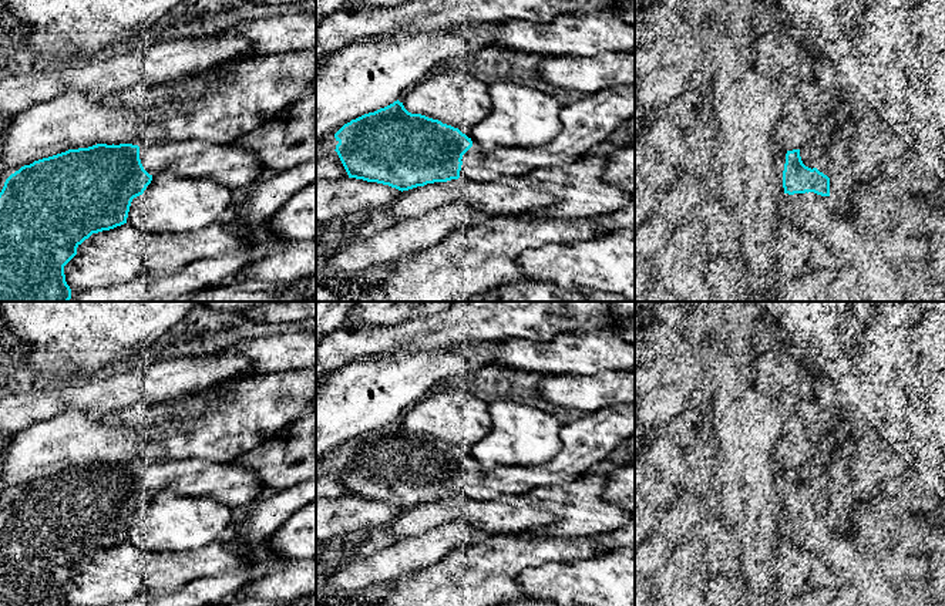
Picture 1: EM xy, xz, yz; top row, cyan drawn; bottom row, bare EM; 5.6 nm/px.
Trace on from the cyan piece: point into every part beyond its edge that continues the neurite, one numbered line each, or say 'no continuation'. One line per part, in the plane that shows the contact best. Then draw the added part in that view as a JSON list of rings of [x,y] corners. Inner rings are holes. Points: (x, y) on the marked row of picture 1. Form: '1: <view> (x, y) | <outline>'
1: yz (814, 155) | [[[813,141],[808,147],[800,149],[800,156],[806,166],[811,169],[817,168],[820,172],[830,178],[830,156],[825,147]]]

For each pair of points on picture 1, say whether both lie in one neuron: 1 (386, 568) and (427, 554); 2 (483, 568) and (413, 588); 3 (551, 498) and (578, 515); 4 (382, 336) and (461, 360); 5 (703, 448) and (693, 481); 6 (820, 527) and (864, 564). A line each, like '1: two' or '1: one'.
1: one
2: one
3: one
4: two
5: two
6: one

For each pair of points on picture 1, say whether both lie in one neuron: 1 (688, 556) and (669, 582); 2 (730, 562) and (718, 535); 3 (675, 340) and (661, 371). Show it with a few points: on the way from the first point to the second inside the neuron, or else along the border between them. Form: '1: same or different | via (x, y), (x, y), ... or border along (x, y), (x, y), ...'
1: same | via (683, 562), (673, 576)
2: same | via (723, 555), (719, 542)
3: same | via (672, 347), (672, 357), (668, 364)

